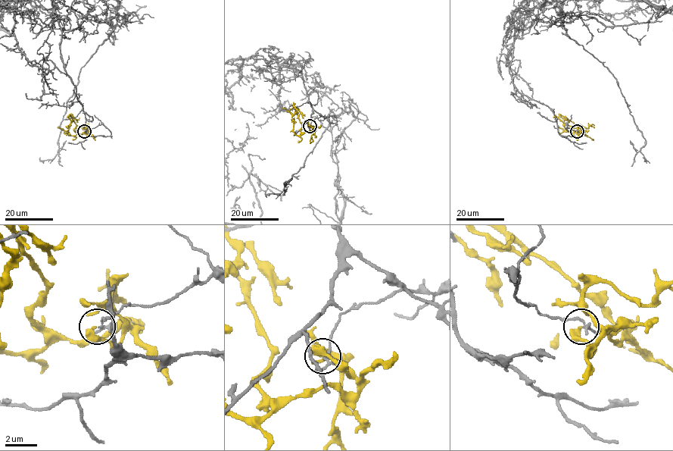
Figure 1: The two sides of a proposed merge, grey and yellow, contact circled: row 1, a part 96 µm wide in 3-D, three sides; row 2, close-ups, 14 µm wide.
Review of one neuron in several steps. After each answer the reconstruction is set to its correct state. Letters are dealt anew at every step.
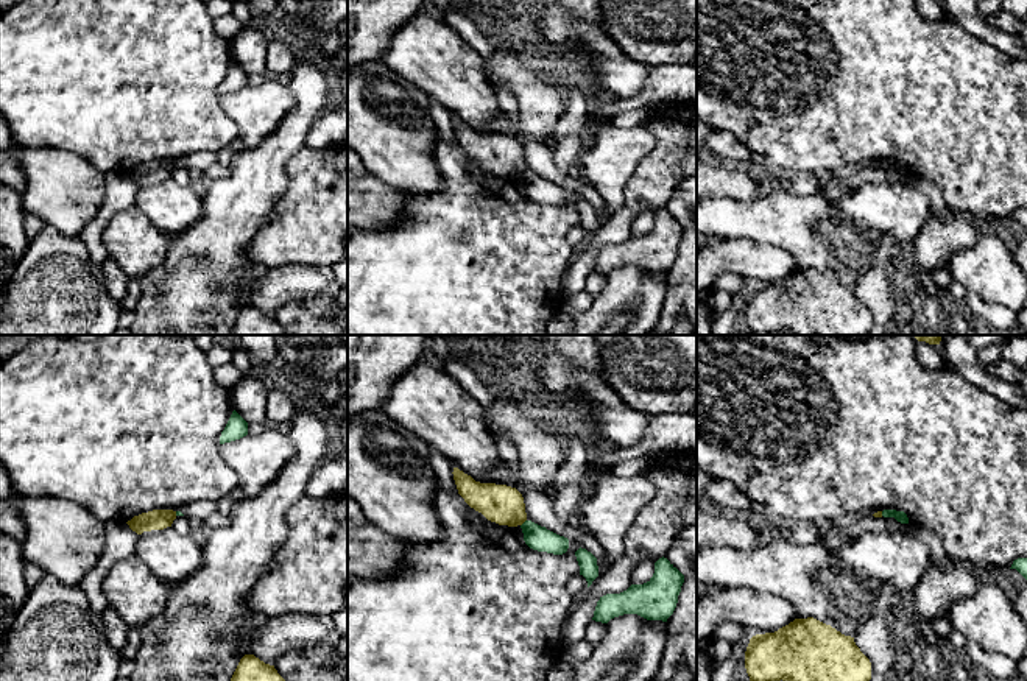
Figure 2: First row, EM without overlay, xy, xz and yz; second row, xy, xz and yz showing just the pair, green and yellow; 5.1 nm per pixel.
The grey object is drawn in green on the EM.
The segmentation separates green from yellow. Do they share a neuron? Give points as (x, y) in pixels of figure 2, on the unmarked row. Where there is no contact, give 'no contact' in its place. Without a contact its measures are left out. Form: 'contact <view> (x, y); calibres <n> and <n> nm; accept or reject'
contact xz (524, 173); calibres 130 and 200 nm; reject

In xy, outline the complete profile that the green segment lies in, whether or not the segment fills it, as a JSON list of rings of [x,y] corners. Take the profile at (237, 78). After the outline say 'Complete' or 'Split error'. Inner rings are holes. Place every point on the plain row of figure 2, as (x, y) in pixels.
[[[234,61],[220,87],[220,95],[240,90],[248,86],[248,73]]]. Complete

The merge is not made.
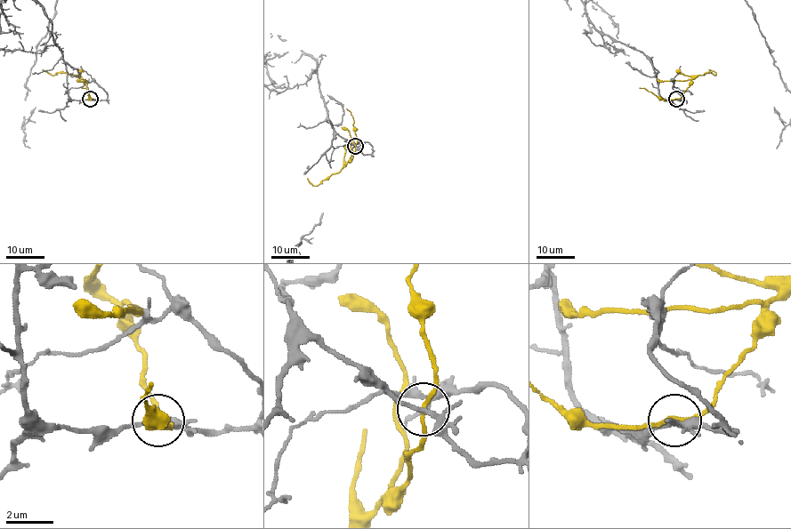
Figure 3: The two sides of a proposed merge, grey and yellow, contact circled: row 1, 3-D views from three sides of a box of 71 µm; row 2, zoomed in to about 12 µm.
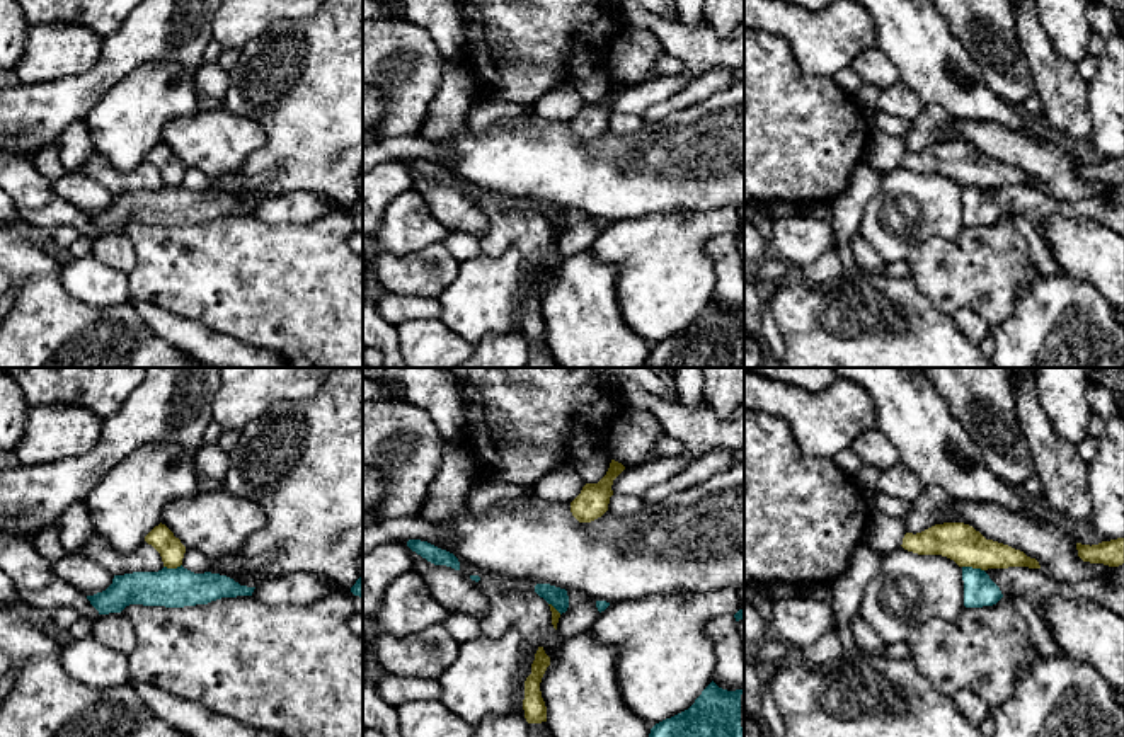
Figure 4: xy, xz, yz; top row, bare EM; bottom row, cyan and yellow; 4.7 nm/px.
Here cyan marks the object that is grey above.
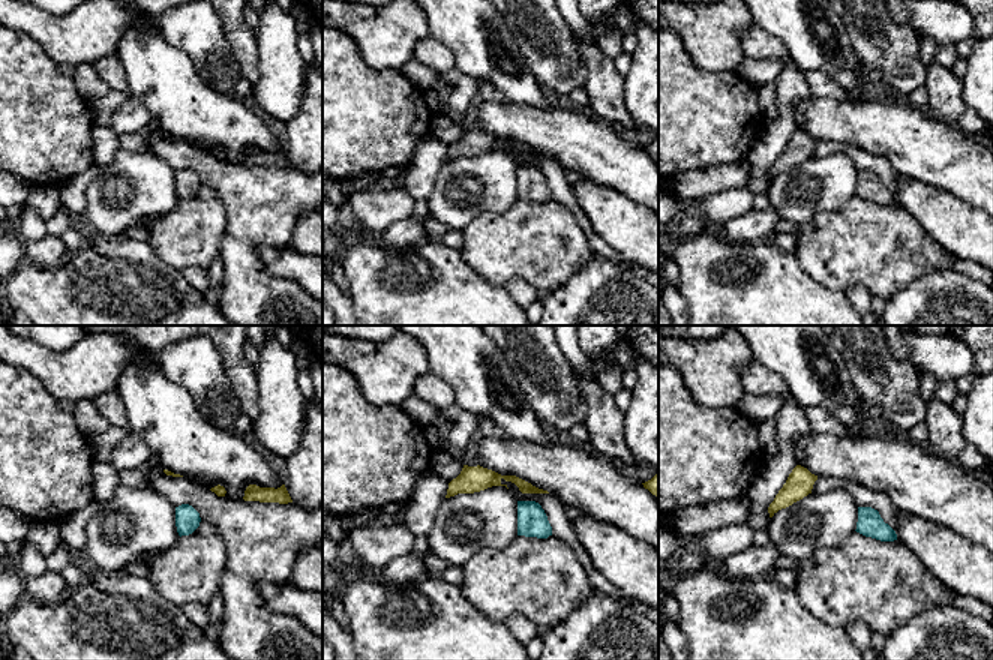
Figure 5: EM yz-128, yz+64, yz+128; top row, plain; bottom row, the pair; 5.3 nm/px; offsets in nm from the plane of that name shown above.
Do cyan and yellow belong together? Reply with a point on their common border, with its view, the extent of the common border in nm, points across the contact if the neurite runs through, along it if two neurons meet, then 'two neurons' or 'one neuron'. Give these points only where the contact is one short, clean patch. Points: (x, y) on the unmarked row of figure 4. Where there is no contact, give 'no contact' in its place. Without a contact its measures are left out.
yz (971, 186) | 110 nm | along yz (963, 184), (983, 189) | two neurons

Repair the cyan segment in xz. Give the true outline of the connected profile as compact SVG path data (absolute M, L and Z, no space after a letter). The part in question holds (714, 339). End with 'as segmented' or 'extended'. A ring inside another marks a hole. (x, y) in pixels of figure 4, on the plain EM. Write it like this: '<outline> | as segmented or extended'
M712 300L688 329L651 347L645 368L744 368L741 313Z | as segmented

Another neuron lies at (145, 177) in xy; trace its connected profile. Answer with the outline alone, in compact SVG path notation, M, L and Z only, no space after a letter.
M94 151L85 162L83 174L112 194L158 191L163 187L160 172L146 160L131 172L121 172L97 151Z

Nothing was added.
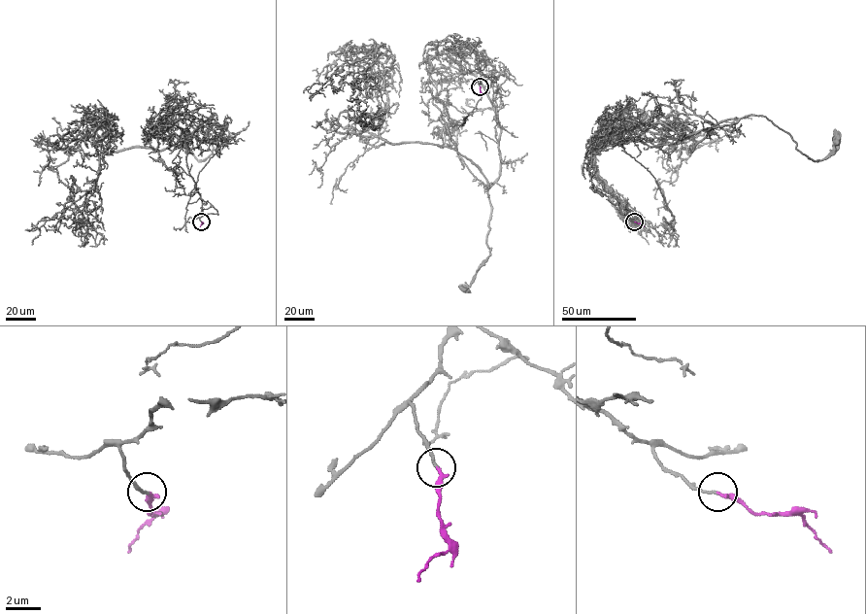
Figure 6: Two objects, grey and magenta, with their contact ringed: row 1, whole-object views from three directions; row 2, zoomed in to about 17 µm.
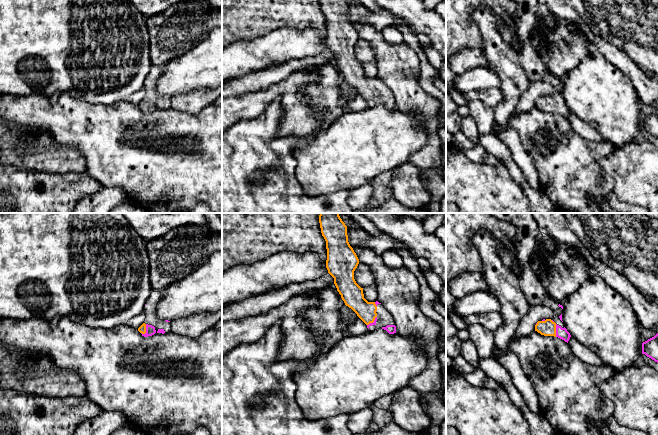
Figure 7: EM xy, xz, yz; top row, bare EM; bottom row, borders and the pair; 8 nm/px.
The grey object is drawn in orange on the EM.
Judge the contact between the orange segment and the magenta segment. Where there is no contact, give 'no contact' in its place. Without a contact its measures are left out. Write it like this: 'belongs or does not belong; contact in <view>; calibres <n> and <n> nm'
belongs; contact in xy; calibres 60 and 80 nm

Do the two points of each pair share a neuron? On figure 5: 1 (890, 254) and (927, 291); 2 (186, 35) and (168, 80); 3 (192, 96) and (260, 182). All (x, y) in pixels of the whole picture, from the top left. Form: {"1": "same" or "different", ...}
{"1": "different", "2": "different", "3": "different"}

